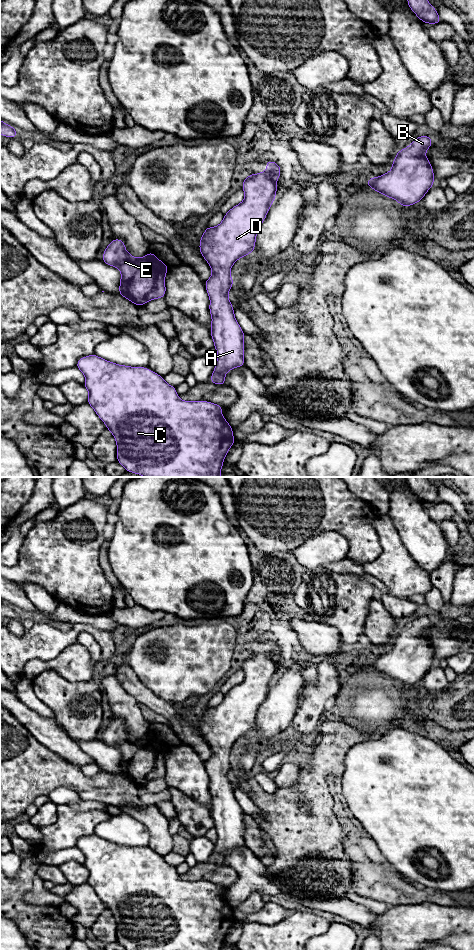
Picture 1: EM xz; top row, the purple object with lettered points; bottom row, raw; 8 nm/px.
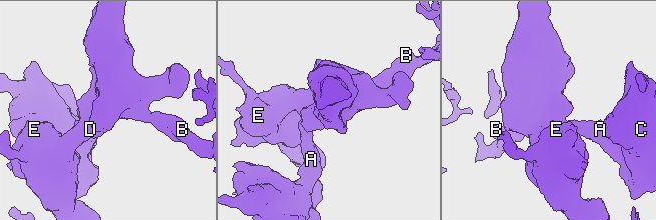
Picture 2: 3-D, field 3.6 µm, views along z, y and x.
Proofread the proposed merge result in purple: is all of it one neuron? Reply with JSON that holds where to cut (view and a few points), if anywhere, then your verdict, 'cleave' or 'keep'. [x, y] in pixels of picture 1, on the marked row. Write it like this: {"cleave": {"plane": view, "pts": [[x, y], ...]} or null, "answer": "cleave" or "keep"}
{"cleave": null, "answer": "keep"}

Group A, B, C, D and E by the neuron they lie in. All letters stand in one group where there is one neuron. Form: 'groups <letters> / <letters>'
groups A B C D E

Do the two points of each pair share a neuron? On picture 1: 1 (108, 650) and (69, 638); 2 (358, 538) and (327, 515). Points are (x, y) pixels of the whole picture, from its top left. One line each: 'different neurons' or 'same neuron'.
1: same neuron
2: same neuron

